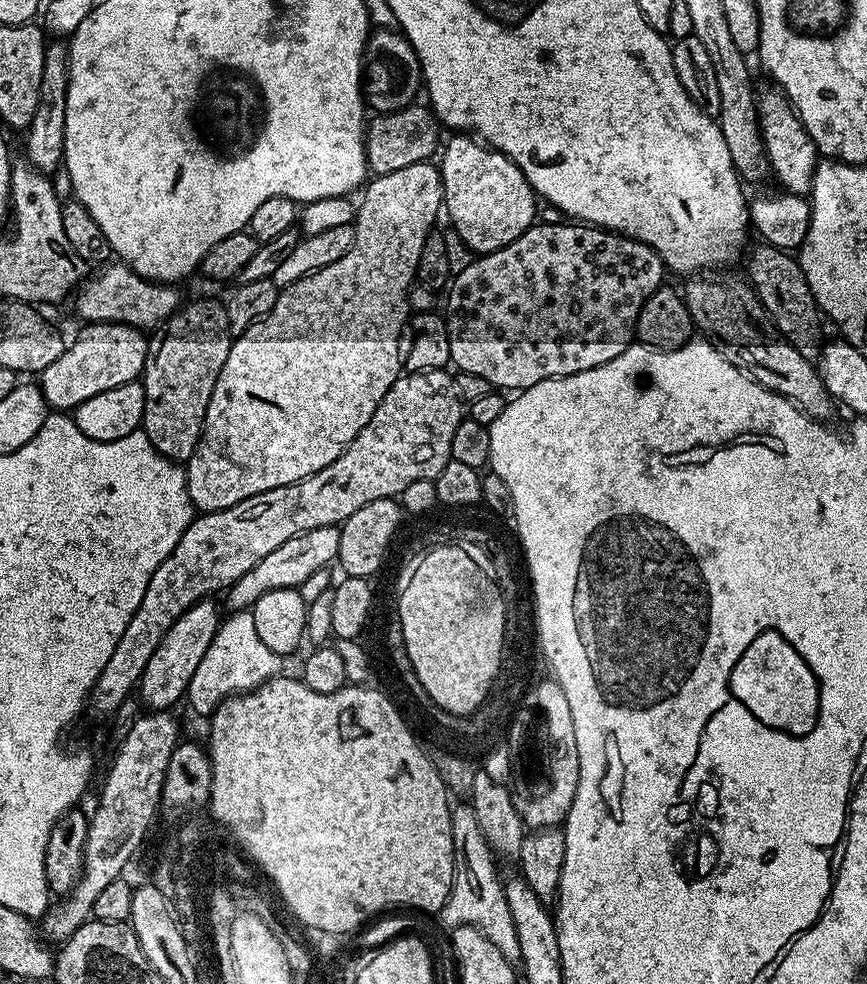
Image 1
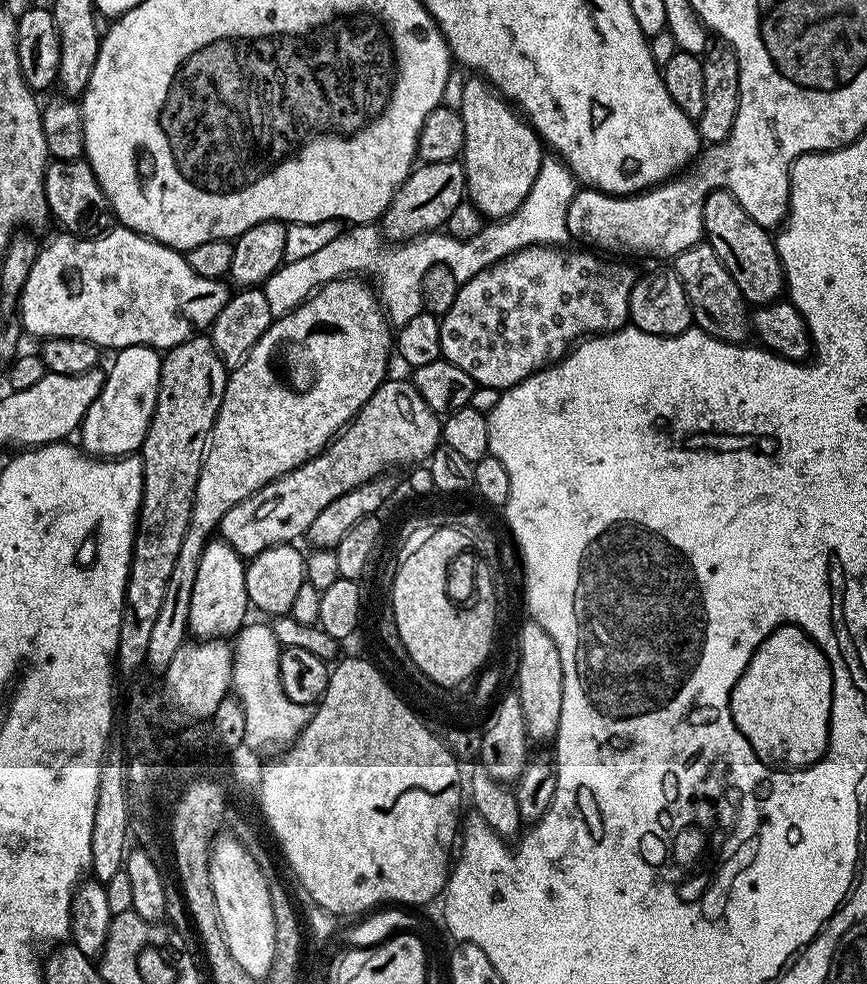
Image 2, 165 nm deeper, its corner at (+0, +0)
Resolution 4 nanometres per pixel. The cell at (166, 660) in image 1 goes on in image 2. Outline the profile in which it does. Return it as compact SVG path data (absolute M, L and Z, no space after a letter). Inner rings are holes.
M222 538L209 540L198 562L194 595L190 597L188 631L193 637L197 636L197 641L211 642L217 638L232 638L245 626L249 619L248 612L250 613L245 567L245 561Z

